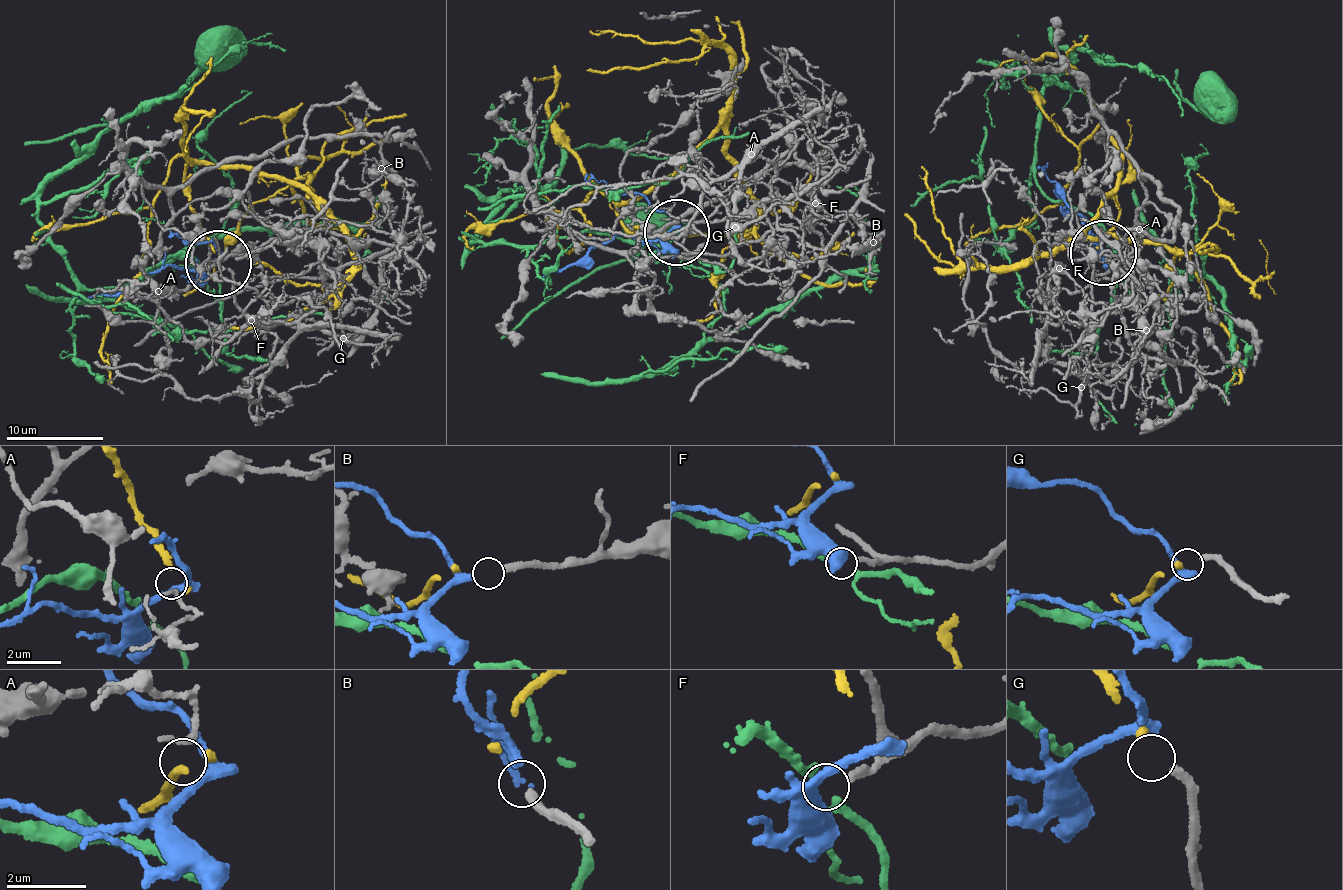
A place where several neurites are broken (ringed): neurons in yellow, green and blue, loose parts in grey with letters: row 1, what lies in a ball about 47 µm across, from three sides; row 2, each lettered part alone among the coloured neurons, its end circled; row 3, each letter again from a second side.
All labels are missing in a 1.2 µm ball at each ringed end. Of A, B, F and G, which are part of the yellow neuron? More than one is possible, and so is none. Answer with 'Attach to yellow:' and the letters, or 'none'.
Attach to yellow: G

